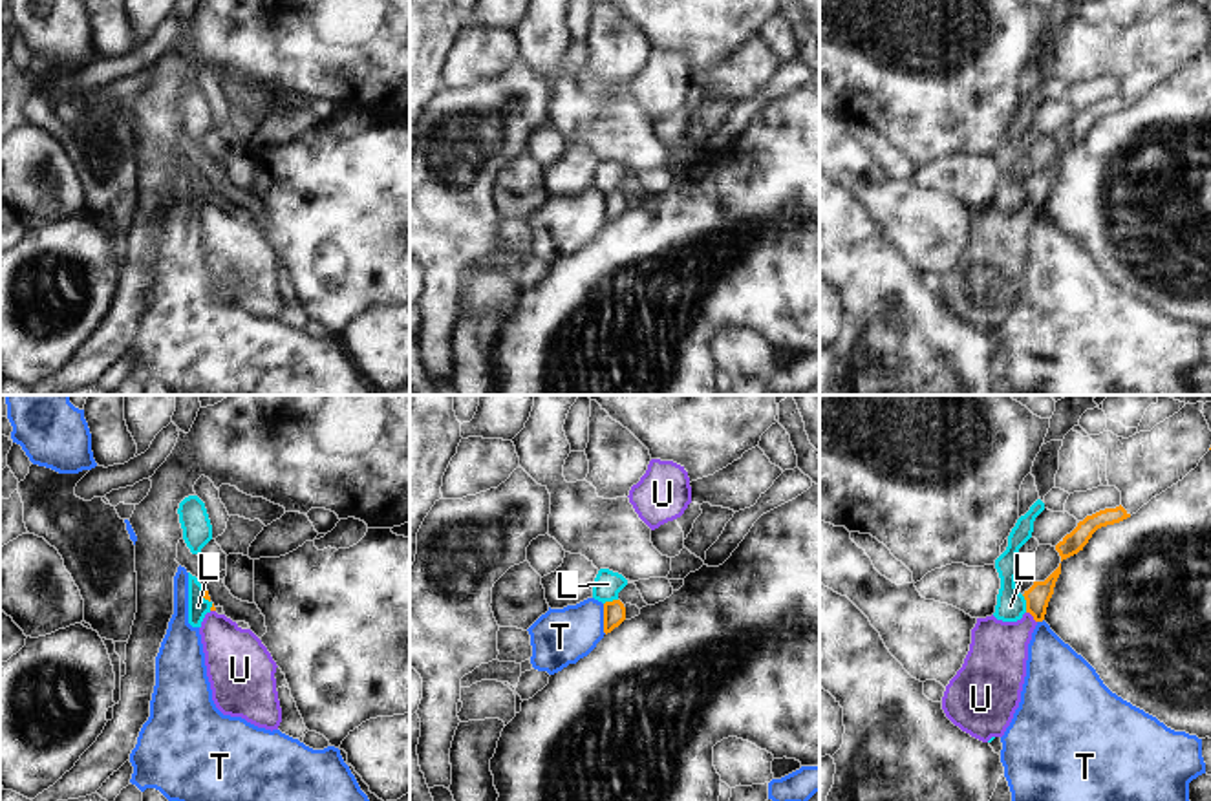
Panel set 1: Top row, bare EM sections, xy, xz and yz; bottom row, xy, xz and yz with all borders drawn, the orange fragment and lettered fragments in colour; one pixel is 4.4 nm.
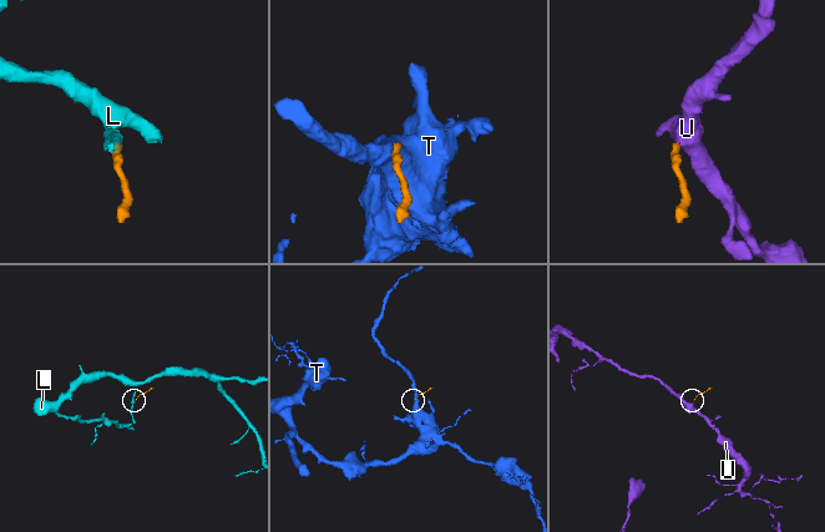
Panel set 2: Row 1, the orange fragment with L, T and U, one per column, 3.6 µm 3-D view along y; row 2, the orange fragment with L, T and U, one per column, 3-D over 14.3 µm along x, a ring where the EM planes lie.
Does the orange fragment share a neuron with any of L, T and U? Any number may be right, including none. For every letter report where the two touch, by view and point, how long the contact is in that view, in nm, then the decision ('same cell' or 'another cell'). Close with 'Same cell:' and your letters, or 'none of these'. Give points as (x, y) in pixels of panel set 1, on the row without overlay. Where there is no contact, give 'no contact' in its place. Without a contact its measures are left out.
L: yz (1027, 194) | 80 nm | another cell
T: xz (604, 209) | 140 nm | another cell
U: yz (1032, 205) | 70 nm | same cell
Same cell: U

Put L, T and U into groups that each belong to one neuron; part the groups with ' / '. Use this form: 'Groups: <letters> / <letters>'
Groups: L / T / U

